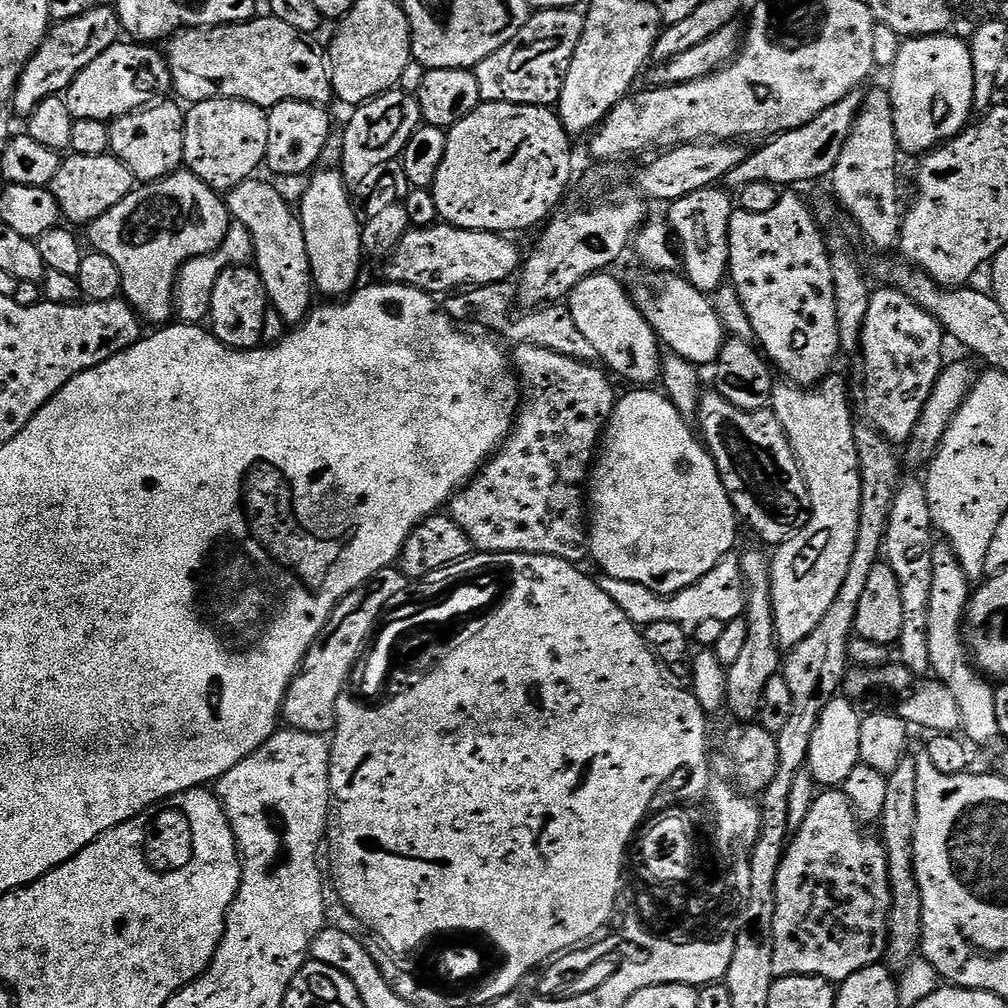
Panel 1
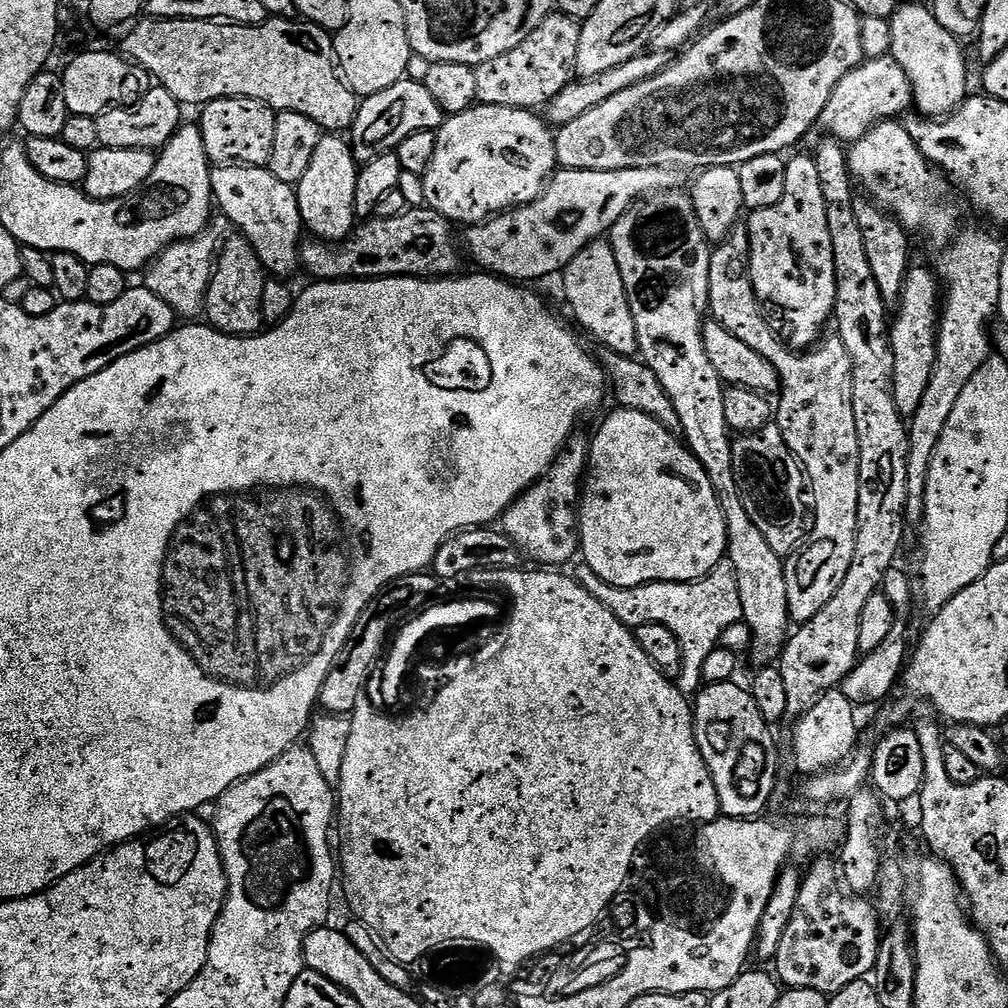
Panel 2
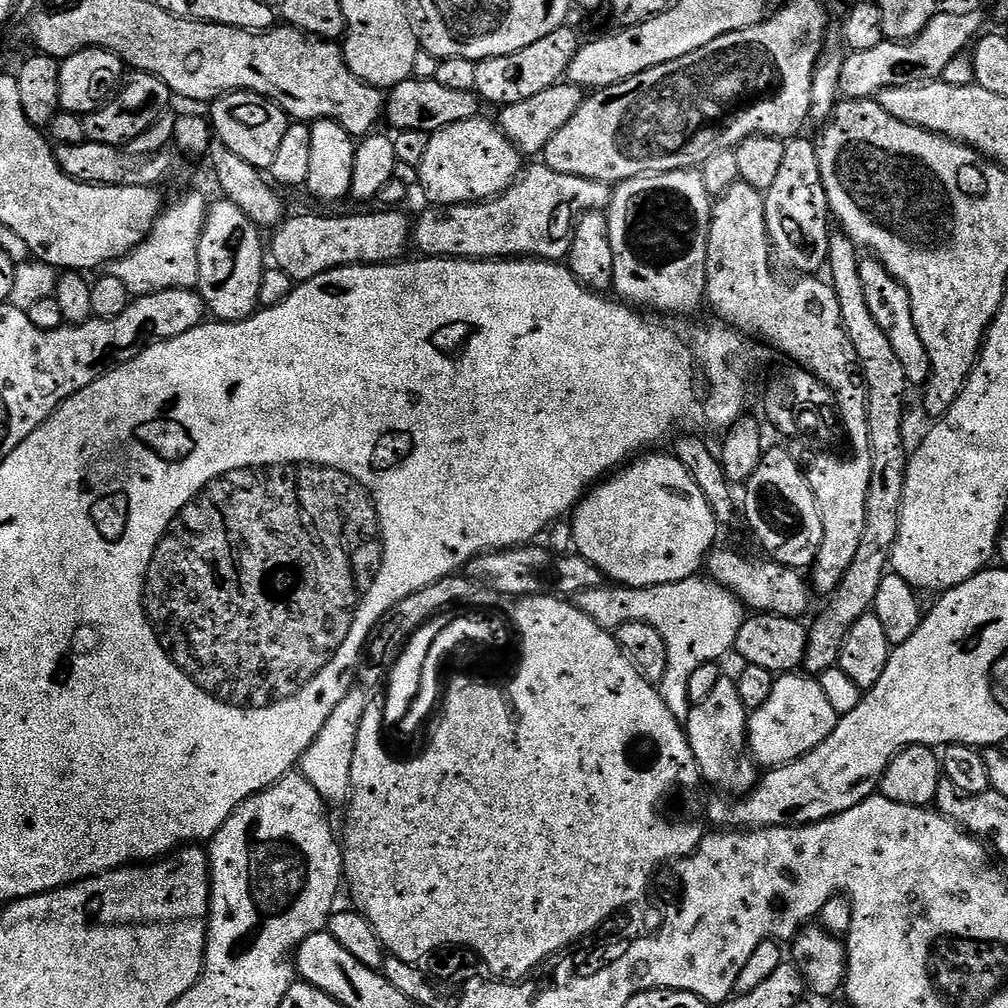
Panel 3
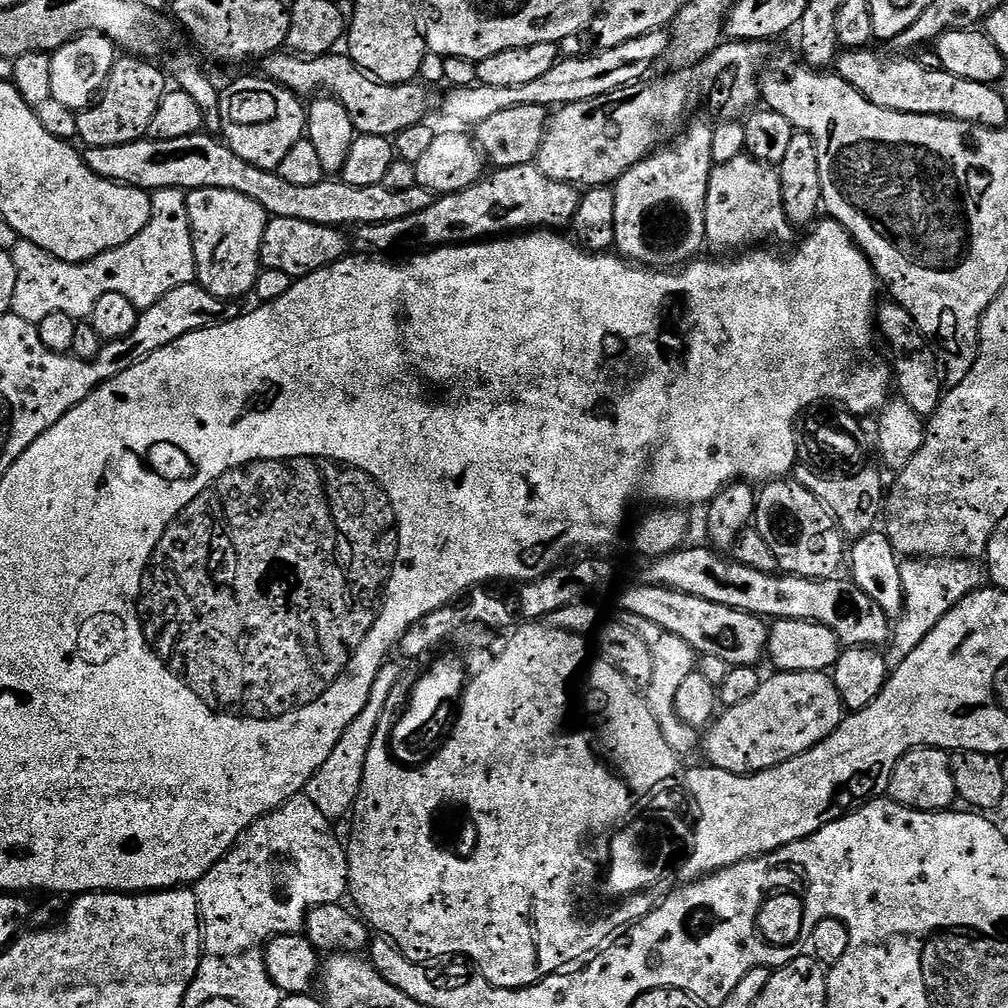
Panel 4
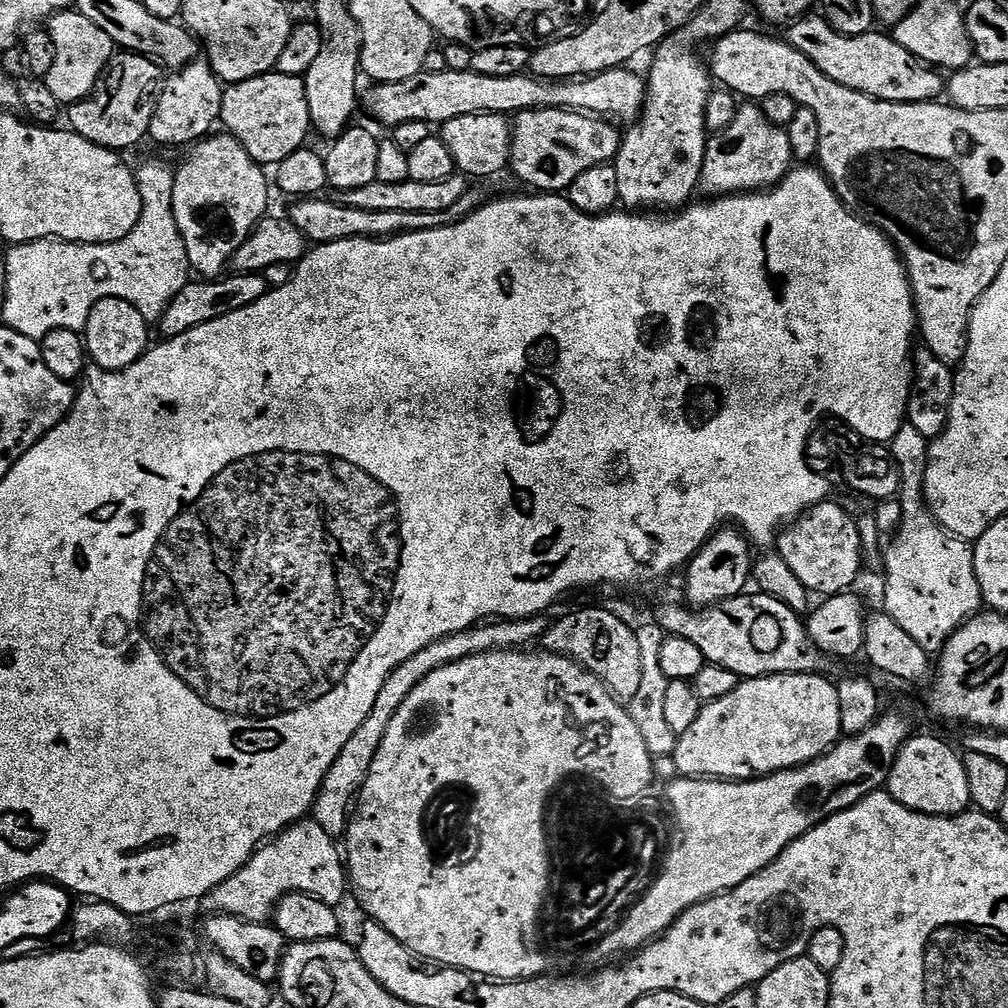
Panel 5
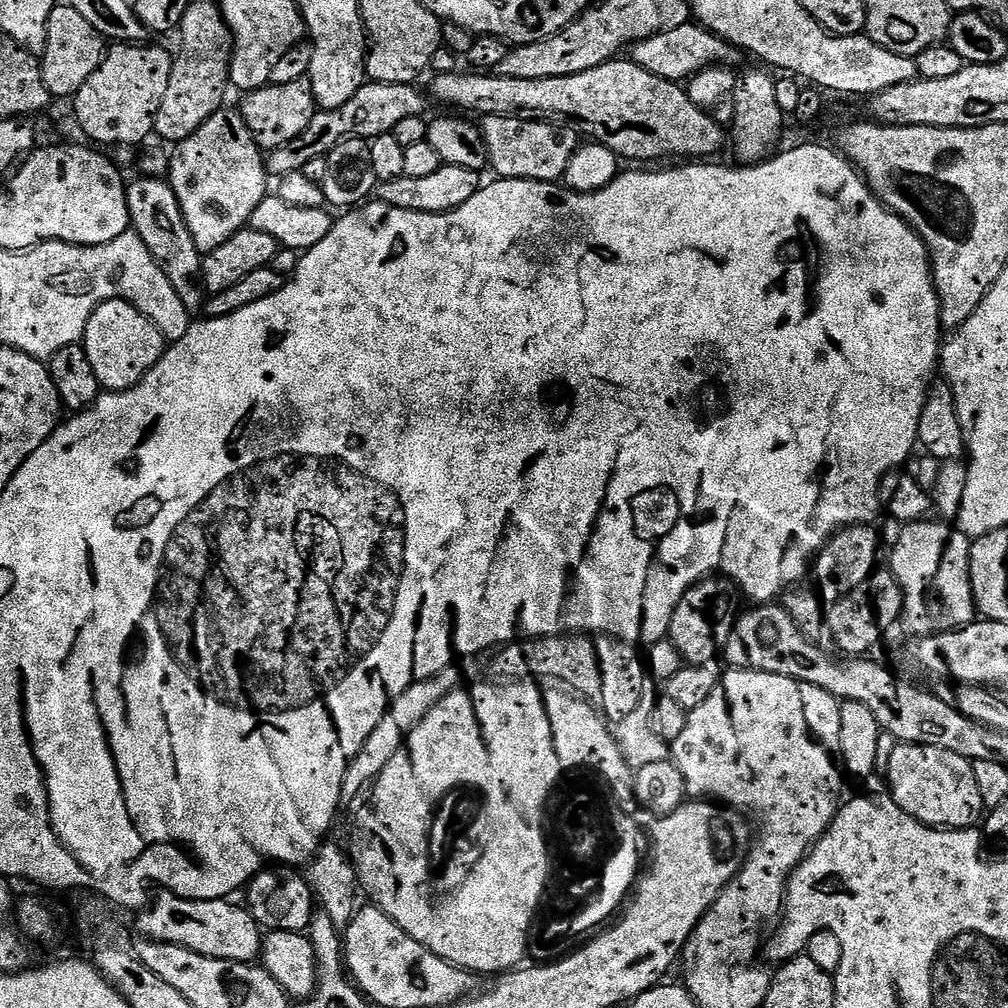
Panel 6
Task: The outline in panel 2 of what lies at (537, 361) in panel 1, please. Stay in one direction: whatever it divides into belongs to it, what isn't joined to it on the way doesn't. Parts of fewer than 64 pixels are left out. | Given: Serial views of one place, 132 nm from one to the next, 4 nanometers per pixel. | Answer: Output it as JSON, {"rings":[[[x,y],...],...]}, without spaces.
{"rings":[[[573,435],[564,445],[551,470],[537,484],[524,491],[502,517],[502,531],[525,557],[537,560],[540,566],[571,565],[580,552],[578,509],[582,495],[582,481],[588,466],[589,437]]]}

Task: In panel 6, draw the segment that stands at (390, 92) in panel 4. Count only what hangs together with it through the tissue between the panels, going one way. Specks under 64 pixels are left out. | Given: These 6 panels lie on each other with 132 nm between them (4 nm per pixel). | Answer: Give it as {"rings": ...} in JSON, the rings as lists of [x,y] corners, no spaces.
{"rings":[[[628,58],[608,60],[594,70],[562,78],[510,78],[499,74],[473,74],[468,70],[457,70],[441,76],[433,75],[431,79],[433,98],[449,104],[452,107],[449,109],[459,110],[464,114],[477,112],[477,117],[480,118],[515,116],[521,120],[571,122],[585,137],[614,150],[614,154],[624,162],[660,160],[663,156],[672,155],[688,156],[684,158],[712,158],[715,157],[712,155],[726,144],[725,129],[724,132],[720,129],[720,124],[712,117],[711,111],[690,102],[687,91],[679,83],[658,78],[642,70],[642,66],[633,64]]]}

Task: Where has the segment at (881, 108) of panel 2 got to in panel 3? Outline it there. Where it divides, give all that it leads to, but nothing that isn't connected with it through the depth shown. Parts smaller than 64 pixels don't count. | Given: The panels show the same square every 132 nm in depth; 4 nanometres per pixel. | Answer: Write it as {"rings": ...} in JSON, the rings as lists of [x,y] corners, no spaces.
{"rings":[[[979,10],[960,17],[958,14],[937,11],[931,22],[913,40],[886,38],[871,50],[848,52],[842,66],[841,97],[849,100],[870,100],[879,97],[880,92],[887,88],[931,84],[932,81],[941,79],[945,75],[944,71],[951,66],[952,59],[981,35],[984,14]]]}

